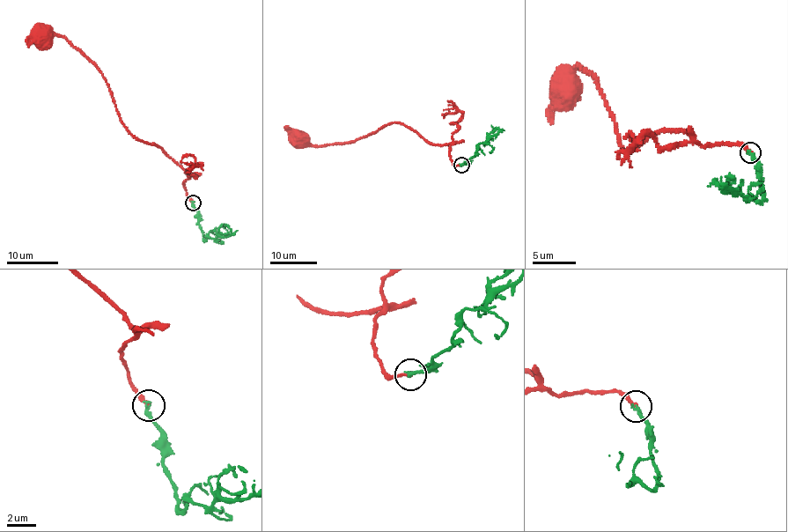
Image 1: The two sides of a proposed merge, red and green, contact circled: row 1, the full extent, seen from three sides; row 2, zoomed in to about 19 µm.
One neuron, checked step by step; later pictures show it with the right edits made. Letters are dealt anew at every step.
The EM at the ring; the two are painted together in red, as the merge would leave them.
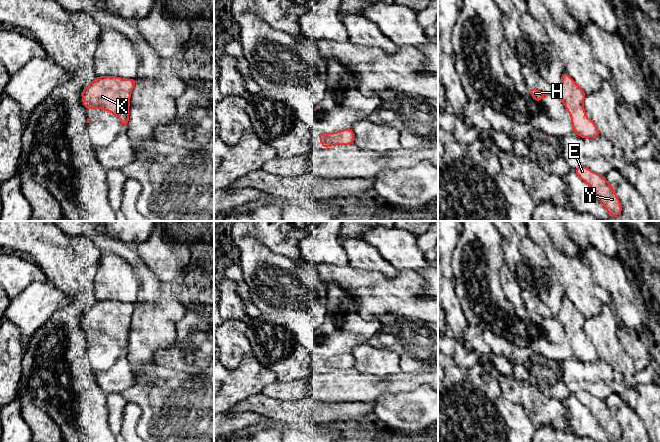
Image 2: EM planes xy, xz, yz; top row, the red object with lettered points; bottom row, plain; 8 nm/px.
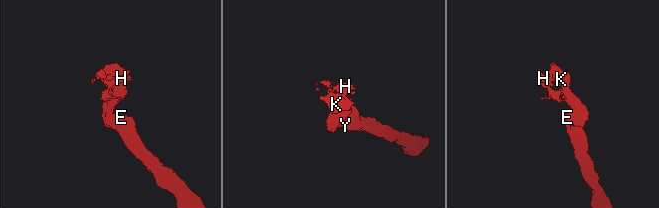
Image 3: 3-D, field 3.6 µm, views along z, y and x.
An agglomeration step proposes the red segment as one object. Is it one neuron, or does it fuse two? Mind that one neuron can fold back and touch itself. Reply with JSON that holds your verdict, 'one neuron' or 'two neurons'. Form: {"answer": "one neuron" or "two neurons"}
{"answer": "one neuron"}

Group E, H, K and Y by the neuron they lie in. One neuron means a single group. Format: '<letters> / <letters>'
E H K Y

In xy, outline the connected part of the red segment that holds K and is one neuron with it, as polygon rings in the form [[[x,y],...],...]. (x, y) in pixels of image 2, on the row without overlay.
[[[100,300],[82,315],[82,327],[87,333],[104,333],[119,341],[120,347],[128,350],[130,320],[135,303],[116,300]]]

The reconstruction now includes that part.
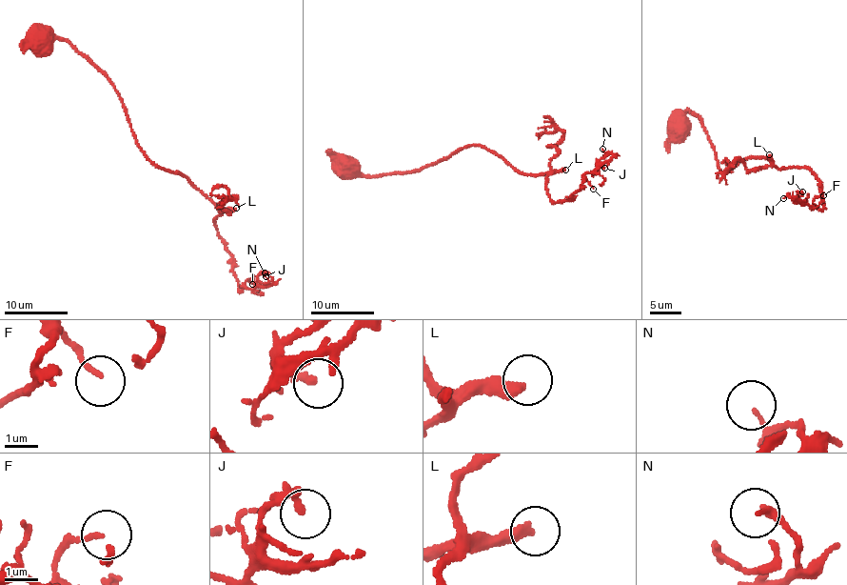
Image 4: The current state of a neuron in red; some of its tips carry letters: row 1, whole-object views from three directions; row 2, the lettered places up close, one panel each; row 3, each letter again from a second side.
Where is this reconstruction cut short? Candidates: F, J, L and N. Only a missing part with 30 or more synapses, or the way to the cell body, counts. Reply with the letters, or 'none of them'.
L

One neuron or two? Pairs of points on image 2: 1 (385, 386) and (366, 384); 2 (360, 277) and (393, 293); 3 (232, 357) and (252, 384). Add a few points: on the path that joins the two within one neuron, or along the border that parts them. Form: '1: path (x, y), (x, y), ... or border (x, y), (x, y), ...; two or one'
1: path (380, 385), (371, 385); one
2: path (368, 284), (374, 284), (385, 293); one
3: border (251, 353), (234, 368), (226, 368), (224, 366); two

